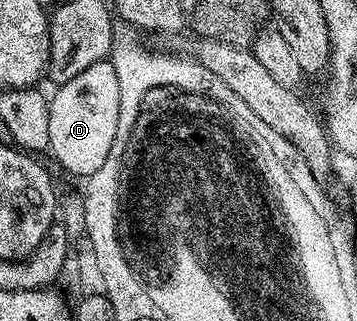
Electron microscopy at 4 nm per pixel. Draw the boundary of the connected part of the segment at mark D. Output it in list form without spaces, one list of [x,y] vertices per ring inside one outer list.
[[[109,60],[89,64],[85,72],[73,80],[58,83],[59,90],[49,98],[49,154],[59,161],[63,170],[76,174],[80,180],[91,177],[109,156],[117,116],[121,108],[121,91],[117,88],[117,72]]]

